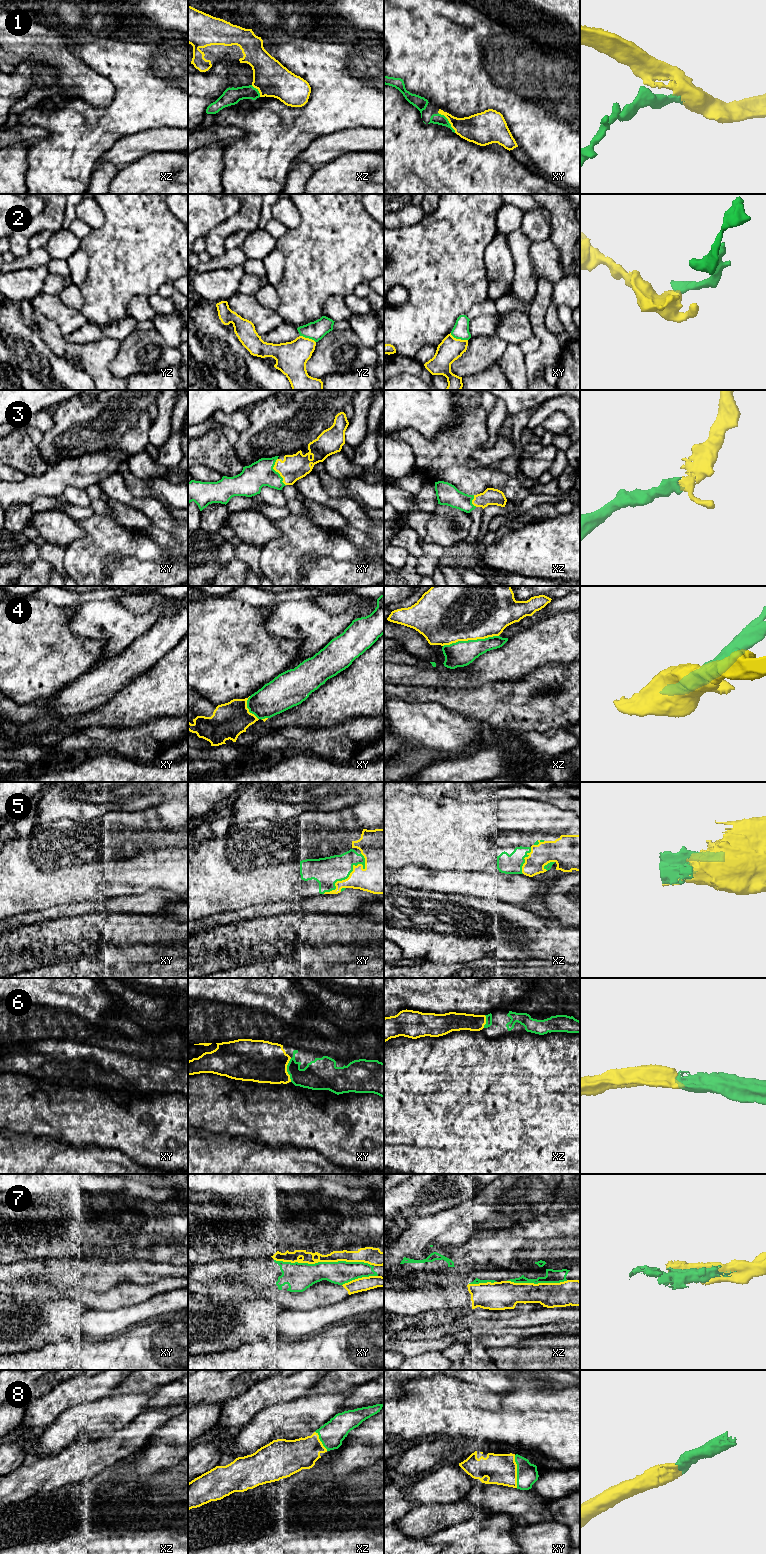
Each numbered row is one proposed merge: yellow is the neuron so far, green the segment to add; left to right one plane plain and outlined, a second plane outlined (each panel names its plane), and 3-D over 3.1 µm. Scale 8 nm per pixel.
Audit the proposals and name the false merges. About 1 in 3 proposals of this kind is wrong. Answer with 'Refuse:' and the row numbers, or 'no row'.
Refuse: 2, 4, 7

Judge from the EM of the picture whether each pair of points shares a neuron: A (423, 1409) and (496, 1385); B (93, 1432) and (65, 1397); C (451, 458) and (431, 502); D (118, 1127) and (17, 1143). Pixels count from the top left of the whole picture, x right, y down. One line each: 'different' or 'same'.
A: different
B: different
C: different
D: different

